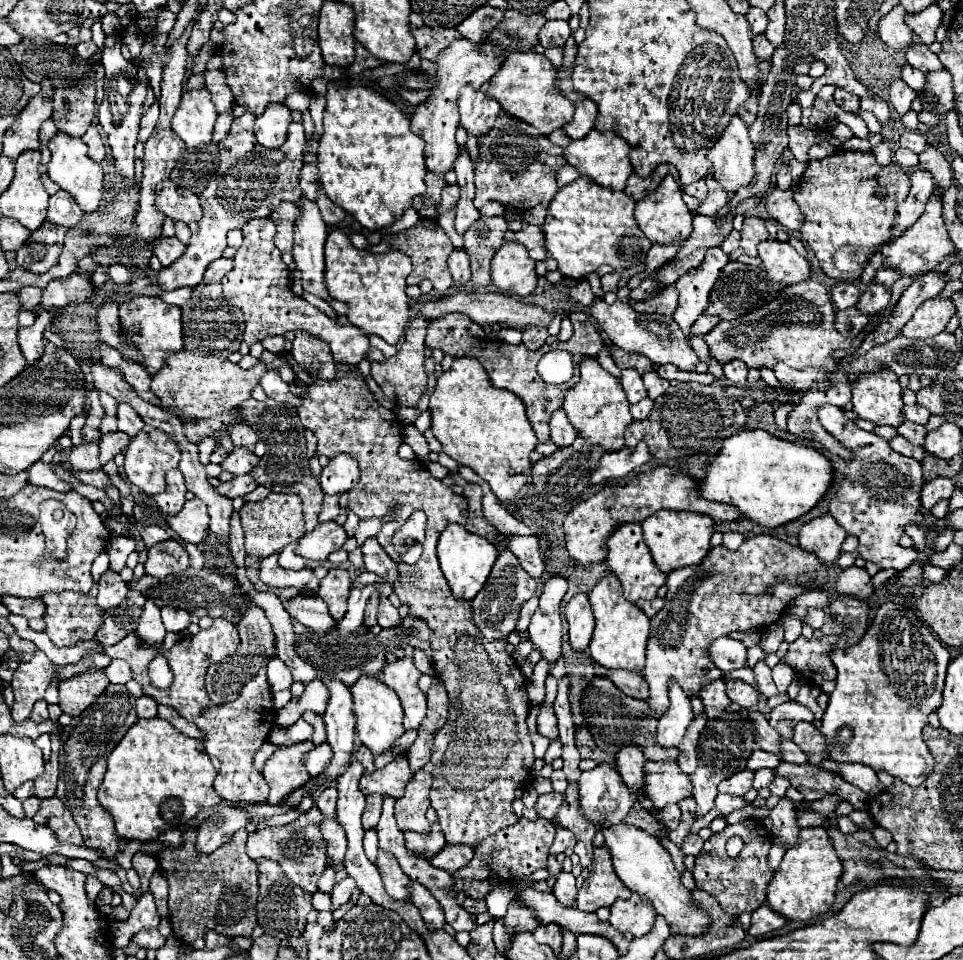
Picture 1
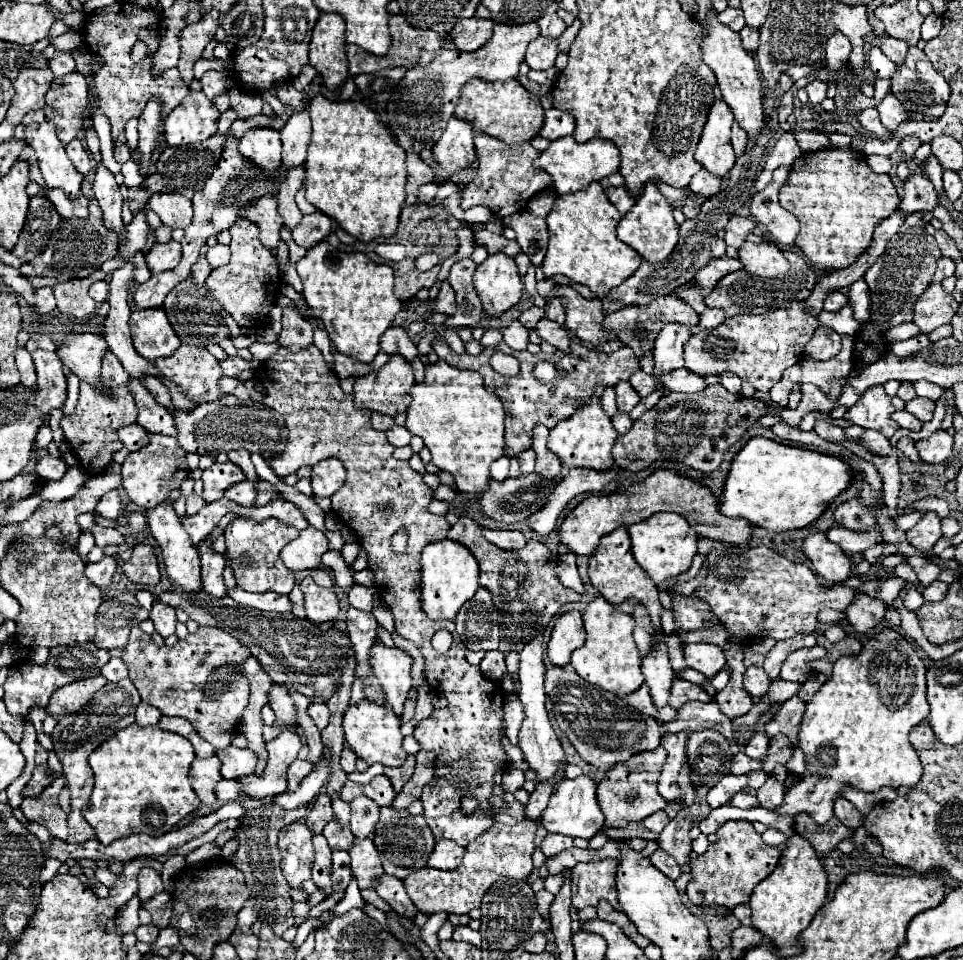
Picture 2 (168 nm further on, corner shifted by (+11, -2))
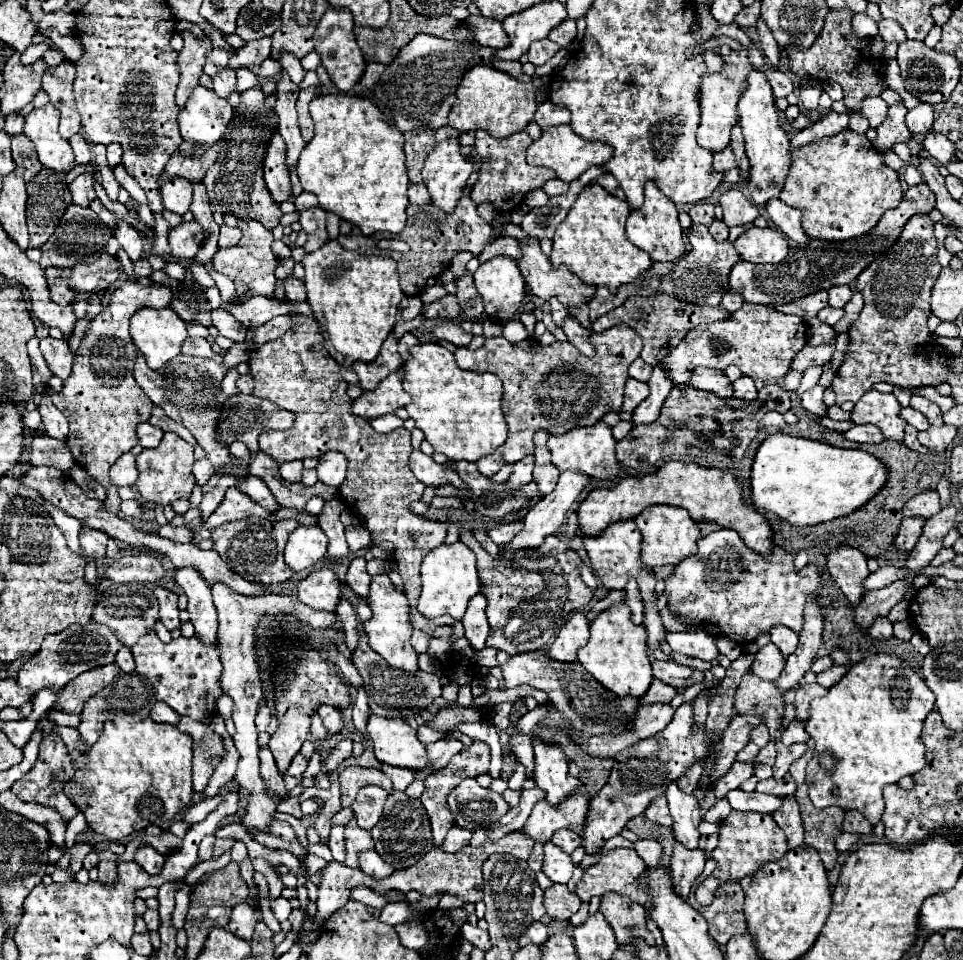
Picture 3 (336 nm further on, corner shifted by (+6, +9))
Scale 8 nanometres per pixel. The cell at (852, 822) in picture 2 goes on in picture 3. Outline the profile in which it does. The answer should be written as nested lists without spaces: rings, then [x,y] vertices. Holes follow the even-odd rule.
[[[848,809],[846,811],[846,819],[844,819],[844,831],[850,831],[850,833],[864,833],[868,835],[872,831],[872,825],[864,819],[864,815],[856,809]]]

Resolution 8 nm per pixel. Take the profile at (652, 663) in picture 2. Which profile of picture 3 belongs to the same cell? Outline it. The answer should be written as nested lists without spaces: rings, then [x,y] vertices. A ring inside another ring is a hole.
[[[628,519],[628,521],[618,521],[618,523],[608,525],[598,537],[584,537],[584,549],[588,551],[594,573],[600,577],[600,581],[606,589],[624,589],[630,579],[638,581],[640,591],[642,591],[642,599],[646,605],[646,609],[644,609],[644,629],[648,631],[646,649],[648,649],[648,653],[654,653],[654,651],[662,649],[662,641],[666,641],[668,631],[664,629],[660,613],[656,609],[658,597],[656,597],[654,587],[656,587],[658,579],[654,577],[652,571],[644,571],[644,563],[640,559],[640,541],[642,541],[640,529],[636,527],[636,523],[632,519]]]

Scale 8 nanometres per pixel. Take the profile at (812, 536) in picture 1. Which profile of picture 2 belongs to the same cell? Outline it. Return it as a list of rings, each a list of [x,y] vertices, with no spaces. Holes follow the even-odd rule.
[[[825,532],[809,534],[803,542],[803,552],[813,562],[813,572],[829,584],[845,582],[853,574],[851,558],[837,544],[829,542]]]

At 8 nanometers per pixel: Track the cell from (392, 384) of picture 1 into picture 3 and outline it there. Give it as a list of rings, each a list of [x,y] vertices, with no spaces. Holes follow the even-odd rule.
[[[402,367],[392,371],[384,381],[378,383],[376,389],[364,391],[354,403],[352,413],[366,417],[368,421],[386,413],[394,413],[398,407],[404,407],[410,401],[410,395],[402,389]]]

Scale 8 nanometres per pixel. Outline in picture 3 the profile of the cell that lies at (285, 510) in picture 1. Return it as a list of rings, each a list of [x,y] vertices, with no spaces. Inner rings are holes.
[[[238,519],[220,525],[212,531],[214,549],[220,553],[220,557],[234,569],[238,575],[242,575],[248,581],[274,585],[288,581],[294,571],[284,561],[284,547],[288,535],[298,527],[298,521],[252,521],[252,519]]]

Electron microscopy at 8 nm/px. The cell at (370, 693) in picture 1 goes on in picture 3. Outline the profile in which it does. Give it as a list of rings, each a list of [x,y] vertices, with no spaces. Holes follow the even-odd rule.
[[[370,715],[366,731],[378,761],[408,769],[422,769],[428,765],[424,745],[416,739],[416,731],[404,719]]]

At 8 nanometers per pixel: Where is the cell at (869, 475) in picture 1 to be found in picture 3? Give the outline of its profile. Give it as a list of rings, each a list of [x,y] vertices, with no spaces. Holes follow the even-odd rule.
[[[816,385],[814,389],[810,389],[810,391],[806,391],[802,397],[800,397],[800,401],[802,401],[802,407],[806,409],[806,411],[810,411],[812,415],[816,415],[816,417],[826,417],[828,413],[828,409],[826,409],[826,403],[824,403],[824,387],[820,387],[820,385]]]

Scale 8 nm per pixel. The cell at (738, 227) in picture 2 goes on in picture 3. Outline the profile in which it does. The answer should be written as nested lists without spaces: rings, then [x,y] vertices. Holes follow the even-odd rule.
[[[730,189],[726,191],[722,197],[720,197],[720,205],[724,209],[724,223],[728,227],[734,227],[734,225],[744,225],[744,223],[750,223],[754,221],[760,211],[756,205],[752,205],[744,193],[740,189]]]

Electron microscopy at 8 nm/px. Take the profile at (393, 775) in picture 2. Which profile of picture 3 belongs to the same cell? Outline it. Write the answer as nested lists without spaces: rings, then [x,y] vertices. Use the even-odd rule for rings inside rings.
[[[382,765],[382,771],[392,779],[394,791],[404,791],[414,781],[414,771],[410,771],[410,769],[398,769],[398,767],[390,767],[390,765]]]

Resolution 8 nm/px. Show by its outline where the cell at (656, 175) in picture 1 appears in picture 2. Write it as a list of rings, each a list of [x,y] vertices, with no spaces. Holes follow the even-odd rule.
[[[609,186],[609,188],[605,190],[605,194],[607,194],[609,202],[613,202],[615,208],[621,212],[621,216],[625,216],[625,214],[629,212],[629,208],[635,204],[635,200],[625,192],[623,186],[617,186],[617,188],[611,188],[611,186]]]

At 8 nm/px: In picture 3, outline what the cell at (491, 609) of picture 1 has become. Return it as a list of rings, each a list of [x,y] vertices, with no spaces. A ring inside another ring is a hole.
[[[478,593],[476,597],[470,599],[470,605],[468,605],[468,609],[462,617],[462,625],[464,625],[464,631],[466,631],[464,635],[468,637],[468,641],[474,649],[484,649],[486,639],[490,635],[486,605],[488,605],[488,599],[482,593]]]

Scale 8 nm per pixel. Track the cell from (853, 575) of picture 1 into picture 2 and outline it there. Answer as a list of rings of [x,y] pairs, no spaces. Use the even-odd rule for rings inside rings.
[[[857,594],[855,602],[847,608],[847,620],[857,634],[869,634],[885,618],[885,604],[867,594]]]

